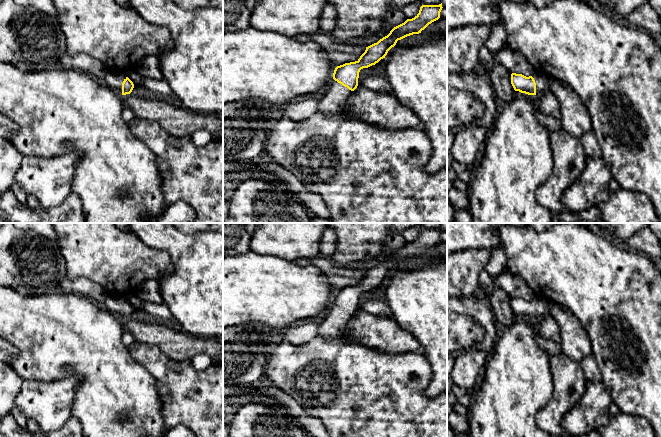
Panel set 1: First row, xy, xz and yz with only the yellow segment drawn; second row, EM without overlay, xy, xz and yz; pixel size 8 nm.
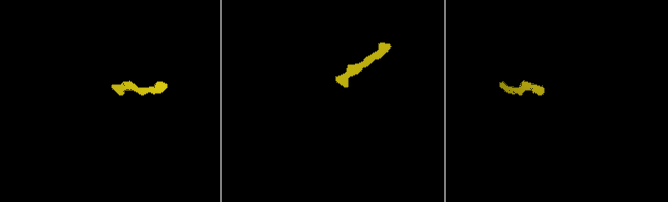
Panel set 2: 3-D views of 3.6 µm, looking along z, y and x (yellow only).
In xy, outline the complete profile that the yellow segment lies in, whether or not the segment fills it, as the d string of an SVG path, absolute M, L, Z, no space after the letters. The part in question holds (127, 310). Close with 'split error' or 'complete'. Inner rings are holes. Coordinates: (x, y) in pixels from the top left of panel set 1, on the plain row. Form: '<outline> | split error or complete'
M109 295L103 307L122 319L130 318L134 312L134 308L127 298L116 295Z | split error

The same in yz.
M534 297L526 301L522 298L511 298L511 308L515 315L528 319L537 319L548 313L551 302L546 299Z | split error

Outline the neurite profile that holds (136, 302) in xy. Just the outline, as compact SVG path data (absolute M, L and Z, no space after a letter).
M135 294L127 297L127 301L133 306L134 310L142 310L142 300Z

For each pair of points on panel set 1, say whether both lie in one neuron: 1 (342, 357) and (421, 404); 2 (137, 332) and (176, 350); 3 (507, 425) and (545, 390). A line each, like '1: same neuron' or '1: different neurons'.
1: same neuron
2: same neuron
3: same neuron

